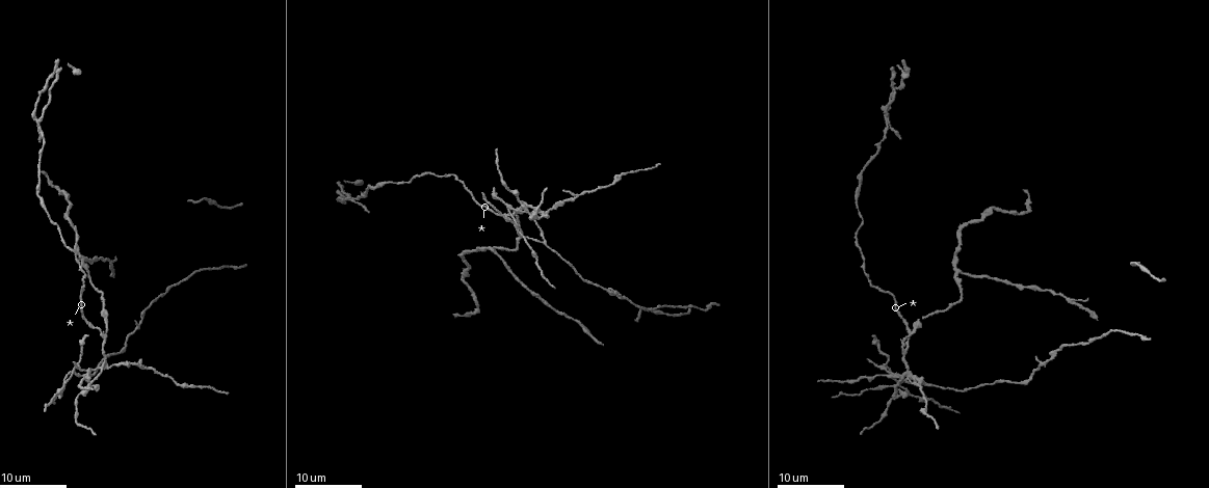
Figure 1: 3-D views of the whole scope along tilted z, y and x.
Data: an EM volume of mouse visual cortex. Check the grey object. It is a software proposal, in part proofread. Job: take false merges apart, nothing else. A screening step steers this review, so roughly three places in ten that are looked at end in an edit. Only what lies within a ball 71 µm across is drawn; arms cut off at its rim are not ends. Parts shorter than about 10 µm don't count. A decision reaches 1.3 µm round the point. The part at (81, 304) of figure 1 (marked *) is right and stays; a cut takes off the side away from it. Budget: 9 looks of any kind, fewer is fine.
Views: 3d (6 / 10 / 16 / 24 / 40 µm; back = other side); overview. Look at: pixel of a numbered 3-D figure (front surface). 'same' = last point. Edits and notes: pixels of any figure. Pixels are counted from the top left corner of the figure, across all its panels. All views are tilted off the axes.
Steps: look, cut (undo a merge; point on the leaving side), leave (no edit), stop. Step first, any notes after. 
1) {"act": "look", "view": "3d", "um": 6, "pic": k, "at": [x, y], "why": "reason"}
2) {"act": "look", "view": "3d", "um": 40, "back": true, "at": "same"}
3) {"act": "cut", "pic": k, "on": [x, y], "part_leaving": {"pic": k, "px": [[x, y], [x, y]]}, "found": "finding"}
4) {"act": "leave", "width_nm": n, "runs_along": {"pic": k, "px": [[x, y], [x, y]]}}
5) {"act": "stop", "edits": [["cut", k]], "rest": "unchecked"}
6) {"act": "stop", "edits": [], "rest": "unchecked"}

{"act": "look", "view": "3d", "um": 24, "pic": 1, "at": [905, 376], "why": "two arms at a narrow angle"}

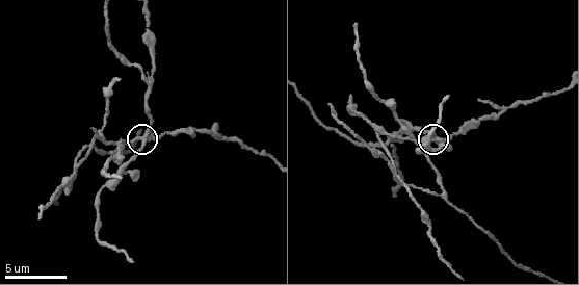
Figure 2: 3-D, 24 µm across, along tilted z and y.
{"act": "look", "view": "3d", "um": 10, "pic": 2, "at": [434, 139], "why": "zoom in"}

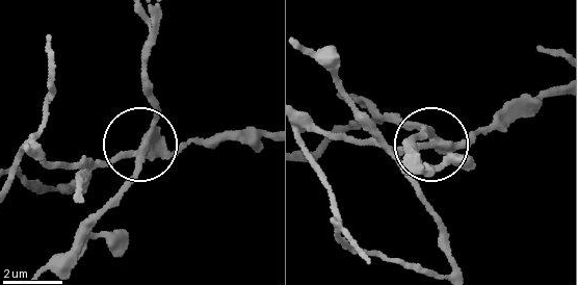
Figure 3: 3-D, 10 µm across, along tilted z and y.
{"act": "cut", "pic": 3, "on": [112, 161], "arms": 5, "found": "two neurons meet here"}

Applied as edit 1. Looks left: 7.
{"act": "look", "view": "overview"}

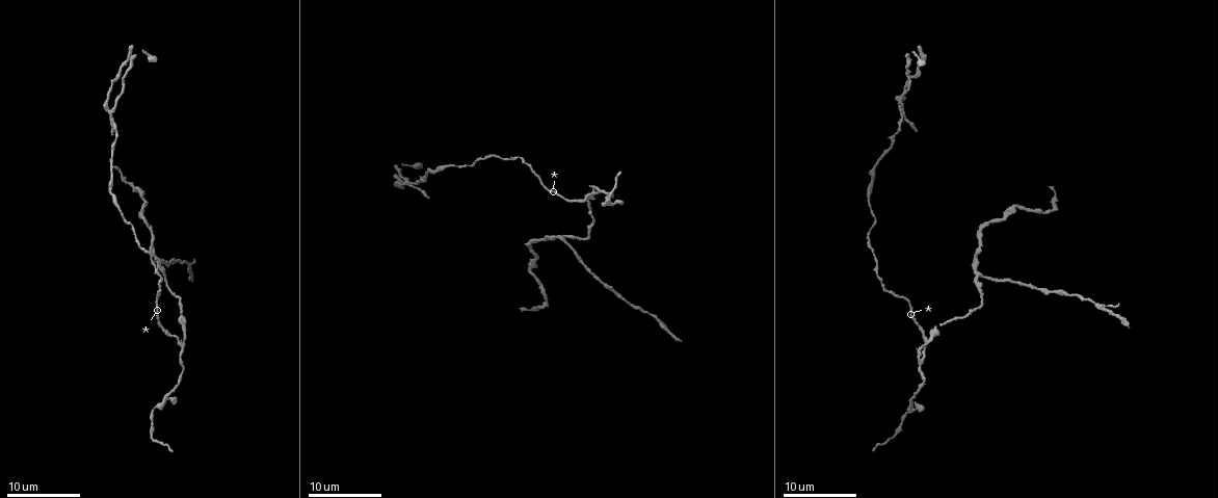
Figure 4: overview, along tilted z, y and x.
{"act": "look", "view": "3d", "um": 10, "pic": 4, "at": [560, 241], "why": "three arms meet"}

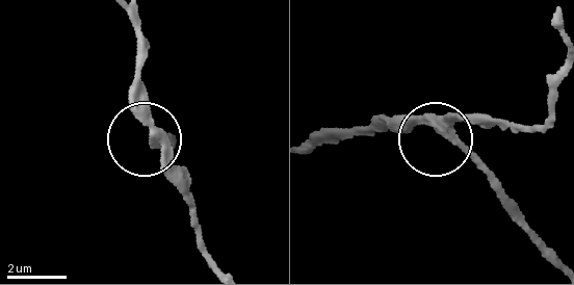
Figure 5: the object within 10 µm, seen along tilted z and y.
{"act": "cut", "pic": 5, "on": [472, 153], "side_arm_um": 24, "part_leaving": {"pic": 5, "px": [[443, 129], [505, 212], [563, 267]]}, "found": "a second neuron is stuck on"}

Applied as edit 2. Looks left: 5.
{"act": "look", "view": "overview"}

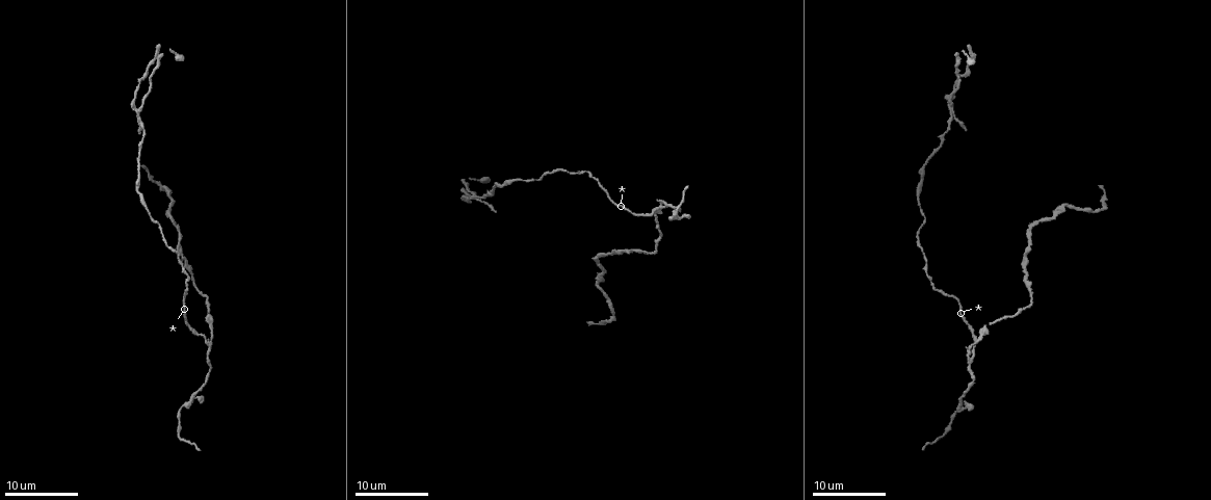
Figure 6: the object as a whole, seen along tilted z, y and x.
{"act": "look", "view": "3d", "um": 10, "pic": 6, "at": [209, 343], "why": "branch point"}

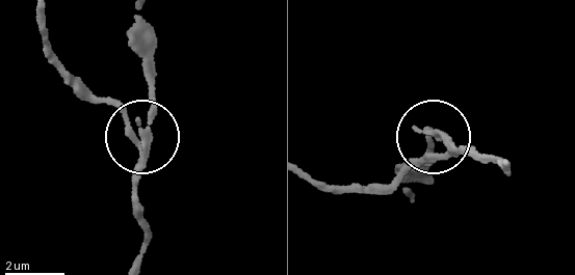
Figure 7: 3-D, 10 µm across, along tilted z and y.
{"act": "leave", "side_arm_um": 20, "runs_along": {"pic": 7, "px": [[40, 12], [43, 38], [60, 63], [144, 144], [138, 210]]}, "found": "one neuron here"}

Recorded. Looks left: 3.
{"act": "look", "view": "3d", "um": 6, "pic": 6, "at": [470, 196], "why": "looks like a crossing"}

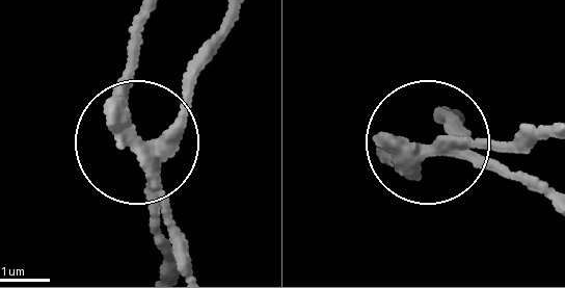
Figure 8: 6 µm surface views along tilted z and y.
{"act": "cut", "pic": 8, "on": [483, 158], "arms": 4, "part_leaving": {"pic": 8, "px": [[137, 136], [172, 123], [226, 17]]}, "found": "a second neuron is stuck on"}

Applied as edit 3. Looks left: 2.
{"act": "stop", "edits": [["cut", 3], ["cut", 5], ["cut", 8]], "rest": "unchecked"}

